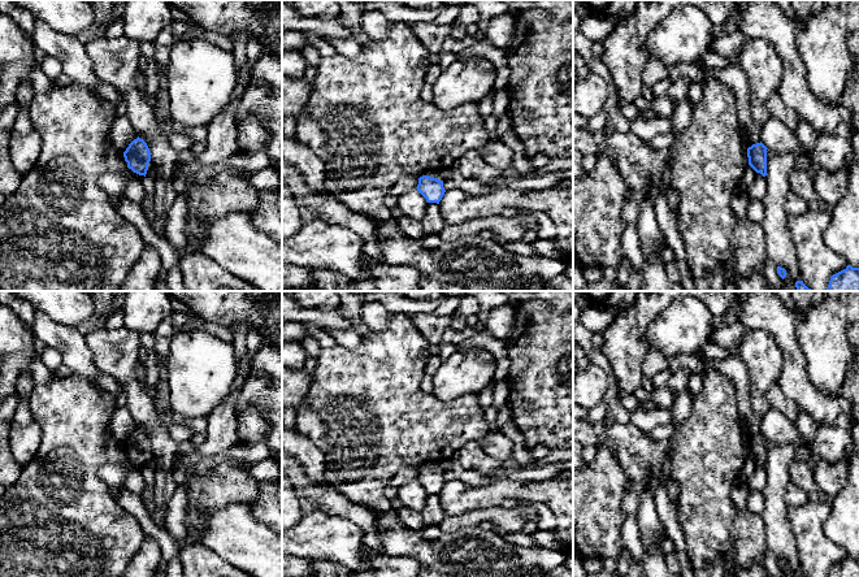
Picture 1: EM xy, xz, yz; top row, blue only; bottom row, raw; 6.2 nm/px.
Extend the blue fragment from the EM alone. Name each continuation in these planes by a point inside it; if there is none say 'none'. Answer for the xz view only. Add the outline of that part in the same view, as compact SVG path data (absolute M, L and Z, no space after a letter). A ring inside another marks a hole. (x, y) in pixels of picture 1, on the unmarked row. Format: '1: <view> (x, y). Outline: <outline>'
none

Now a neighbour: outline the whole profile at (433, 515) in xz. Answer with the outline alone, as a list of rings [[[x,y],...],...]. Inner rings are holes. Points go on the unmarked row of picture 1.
[[[429,494],[424,509],[420,512],[422,517],[422,529],[428,526],[438,526],[446,517],[441,506],[439,495]]]

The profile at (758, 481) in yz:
[[[756,464],[756,470],[754,472],[752,477],[746,482],[746,486],[750,491],[758,490],[763,491],[767,485],[767,473],[765,468],[760,464]]]

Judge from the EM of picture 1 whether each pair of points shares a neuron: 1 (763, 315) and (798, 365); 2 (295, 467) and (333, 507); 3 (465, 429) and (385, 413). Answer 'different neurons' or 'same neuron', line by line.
1: same neuron
2: same neuron
3: same neuron

